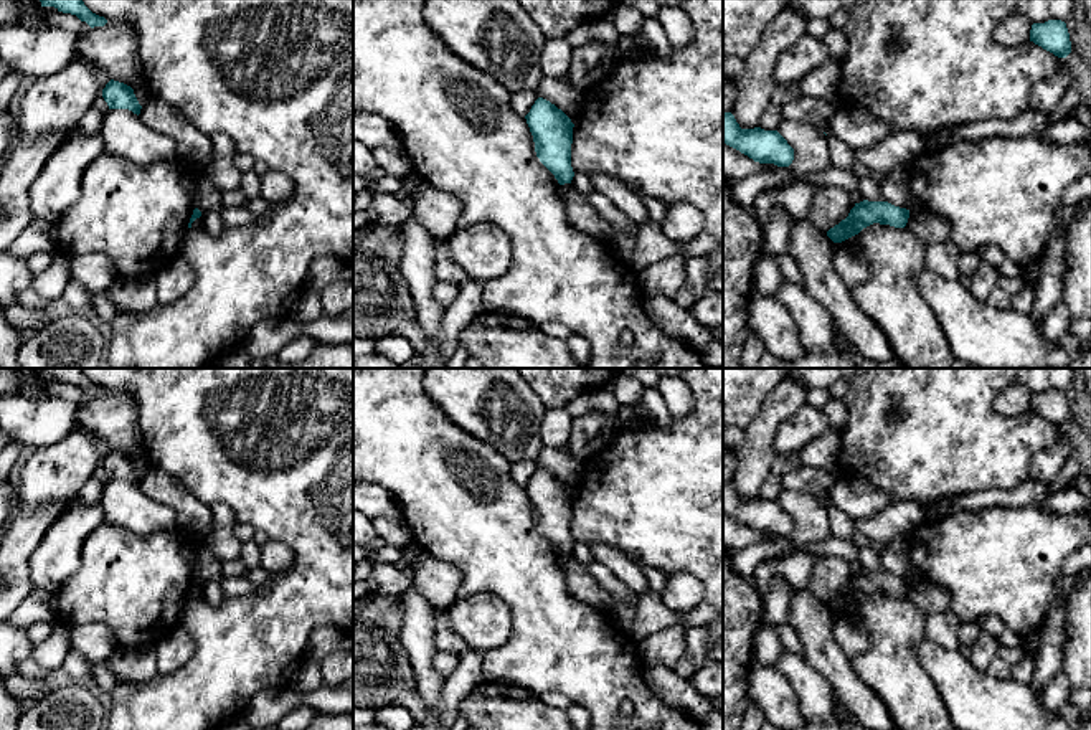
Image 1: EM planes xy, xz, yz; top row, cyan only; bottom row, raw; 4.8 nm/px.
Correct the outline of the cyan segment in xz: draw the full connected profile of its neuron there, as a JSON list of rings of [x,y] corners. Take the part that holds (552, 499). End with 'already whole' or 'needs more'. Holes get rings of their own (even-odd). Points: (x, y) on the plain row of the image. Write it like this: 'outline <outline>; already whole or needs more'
outline [[[538,467],[525,486],[540,532],[555,545],[560,555],[571,553],[573,497],[571,489],[550,471]]]; already whole

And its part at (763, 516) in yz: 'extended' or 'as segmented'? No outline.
as segmented

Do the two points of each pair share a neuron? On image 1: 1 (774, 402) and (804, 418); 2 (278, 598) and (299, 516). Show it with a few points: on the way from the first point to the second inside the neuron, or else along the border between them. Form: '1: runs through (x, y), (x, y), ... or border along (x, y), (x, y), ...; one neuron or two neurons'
1: border along (806, 403), (781, 425), (773, 445); two neurons
2: runs through (297, 578), (302, 573), (302, 535); one neuron

